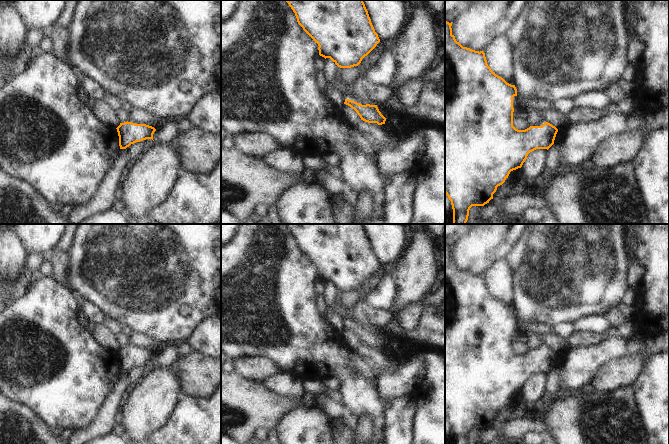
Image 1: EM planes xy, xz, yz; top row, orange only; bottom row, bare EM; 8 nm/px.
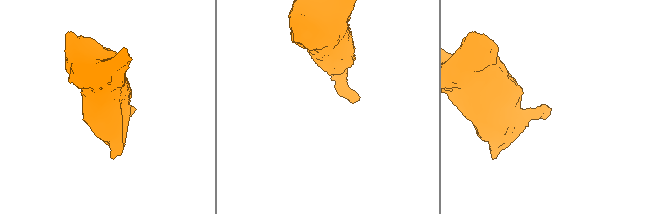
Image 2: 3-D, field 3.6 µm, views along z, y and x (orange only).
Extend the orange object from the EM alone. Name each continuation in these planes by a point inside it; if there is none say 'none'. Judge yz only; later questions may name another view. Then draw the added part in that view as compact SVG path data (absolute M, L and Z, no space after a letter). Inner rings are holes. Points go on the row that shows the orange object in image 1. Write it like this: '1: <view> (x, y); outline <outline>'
none

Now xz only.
1: xz (385, 129); outline M382 124L380 125L379 130L379 138L380 137L388 137L388 145L386 146L387 149L394 148L399 144L399 140L393 134L393 128L389 124Z

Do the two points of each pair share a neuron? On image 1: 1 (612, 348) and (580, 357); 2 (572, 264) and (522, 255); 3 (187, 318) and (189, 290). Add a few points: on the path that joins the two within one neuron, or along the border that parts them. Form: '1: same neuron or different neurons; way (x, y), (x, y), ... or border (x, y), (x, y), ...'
1: same neuron; way (604, 352), (597, 356), (588, 357)
2: same neuron; way (560, 263), (534, 259)
3: same neuron; way (187, 311), (187, 297)

